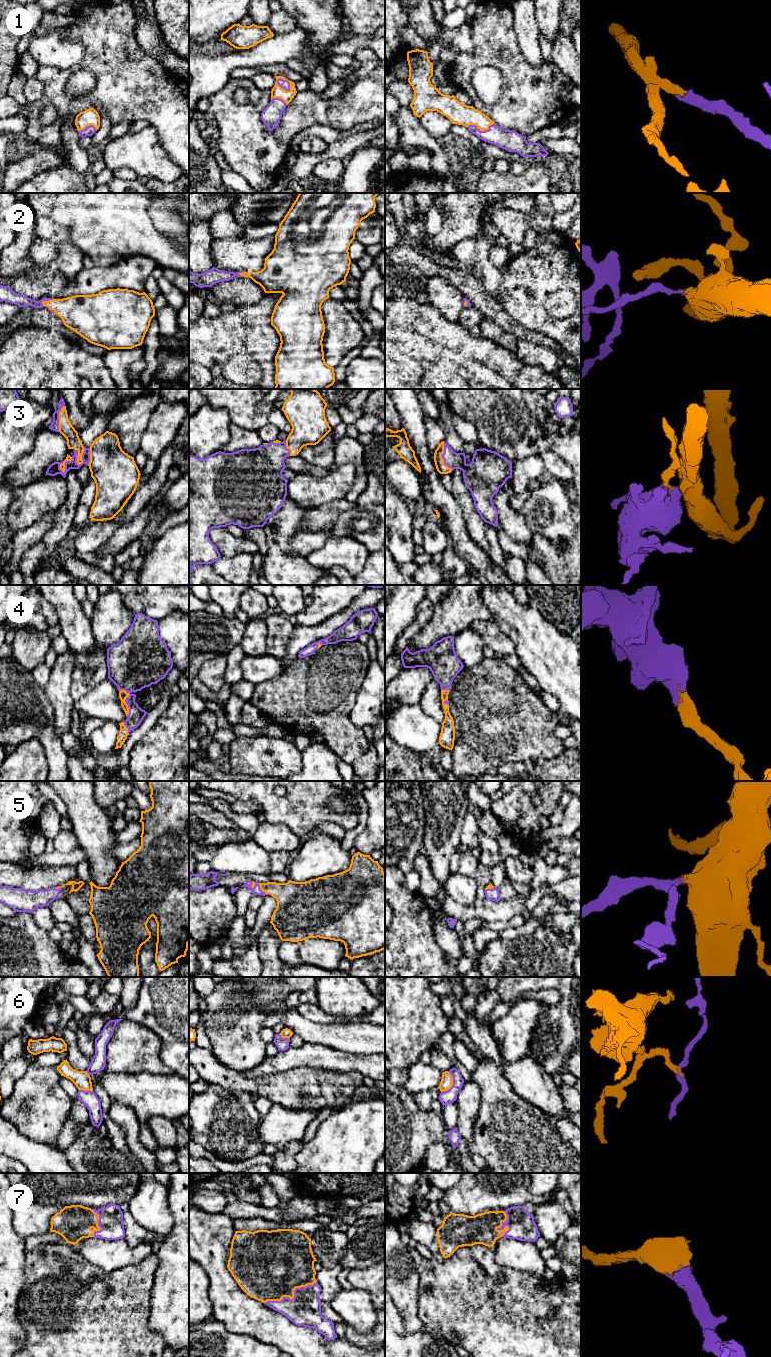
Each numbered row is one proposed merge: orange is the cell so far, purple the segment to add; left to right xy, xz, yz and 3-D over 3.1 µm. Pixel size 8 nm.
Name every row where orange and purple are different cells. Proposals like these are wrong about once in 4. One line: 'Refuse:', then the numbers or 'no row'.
Refuse: 6

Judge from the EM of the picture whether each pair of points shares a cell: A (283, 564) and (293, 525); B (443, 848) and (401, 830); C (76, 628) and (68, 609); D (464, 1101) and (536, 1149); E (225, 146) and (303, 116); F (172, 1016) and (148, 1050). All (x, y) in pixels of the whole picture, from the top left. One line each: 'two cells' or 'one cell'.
A: one cell
B: two cells
C: one cell
D: two cells
E: one cell
F: two cells

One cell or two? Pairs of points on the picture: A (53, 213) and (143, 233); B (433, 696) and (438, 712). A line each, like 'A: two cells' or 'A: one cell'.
A: one cell
B: one cell

